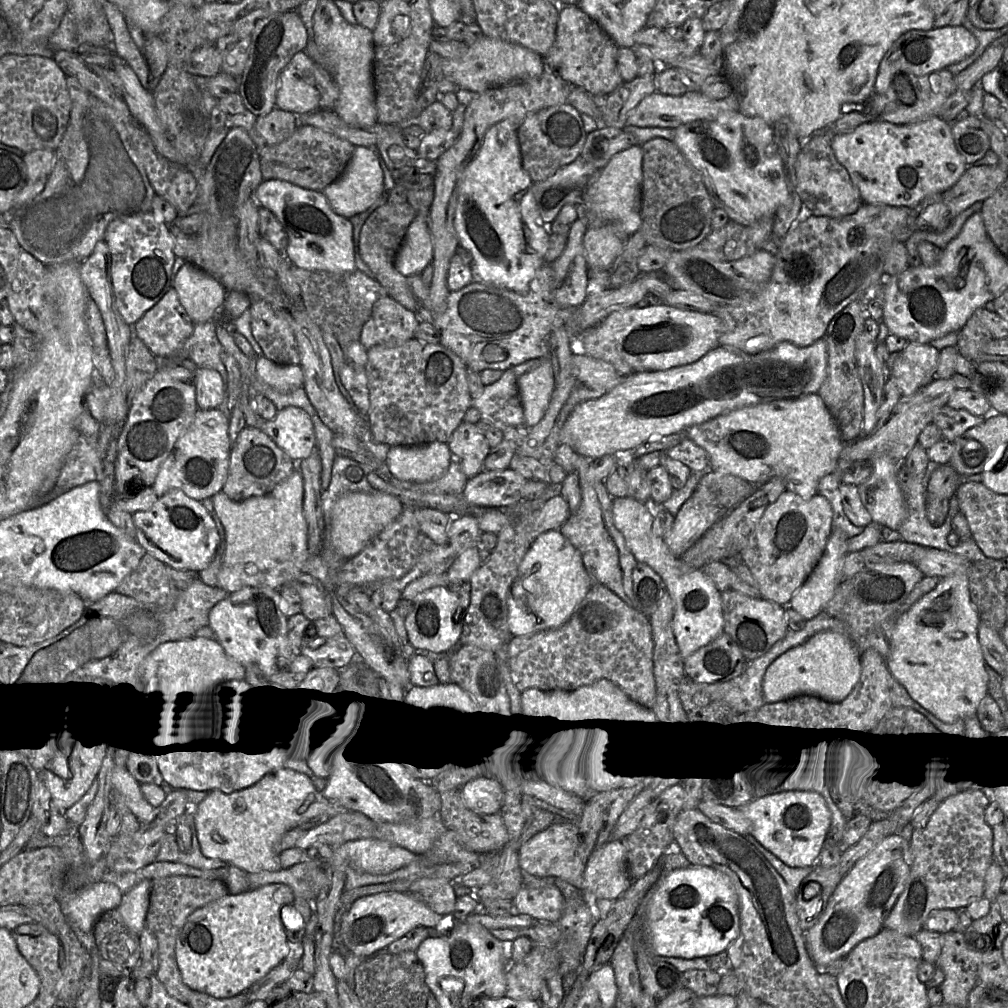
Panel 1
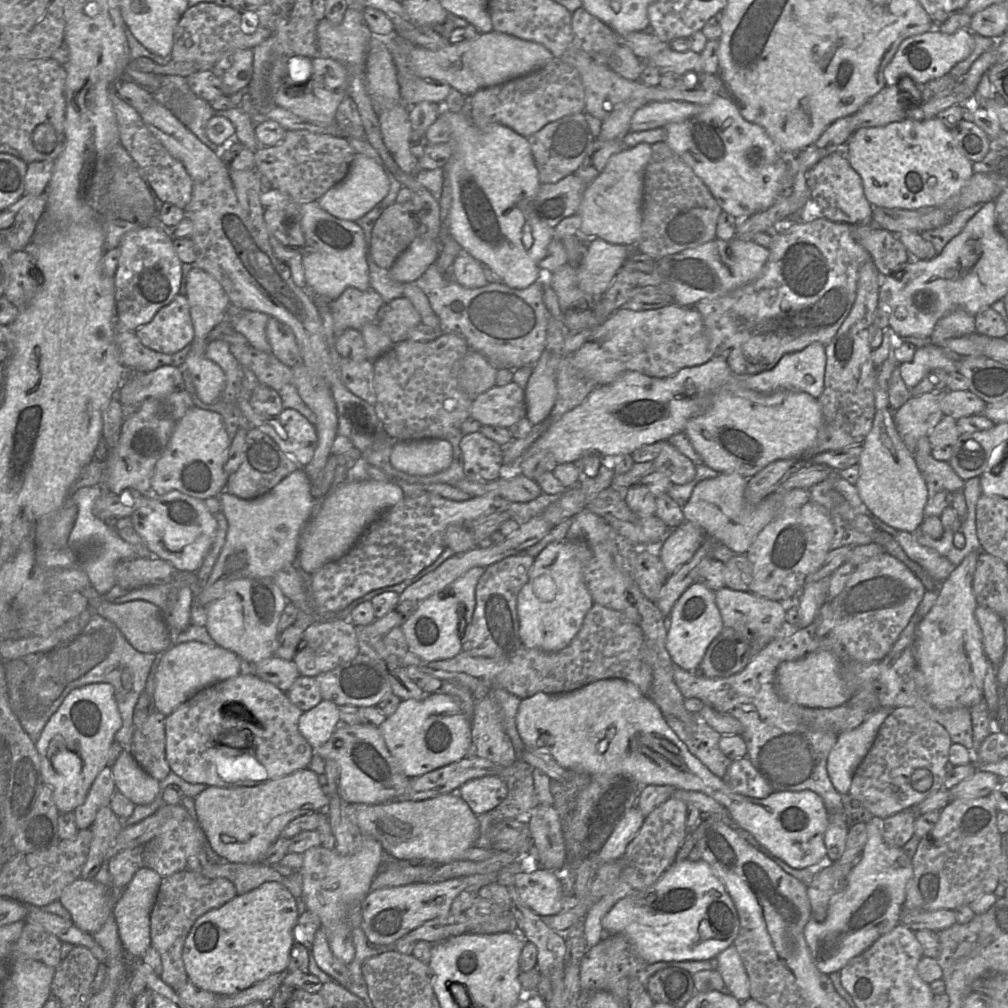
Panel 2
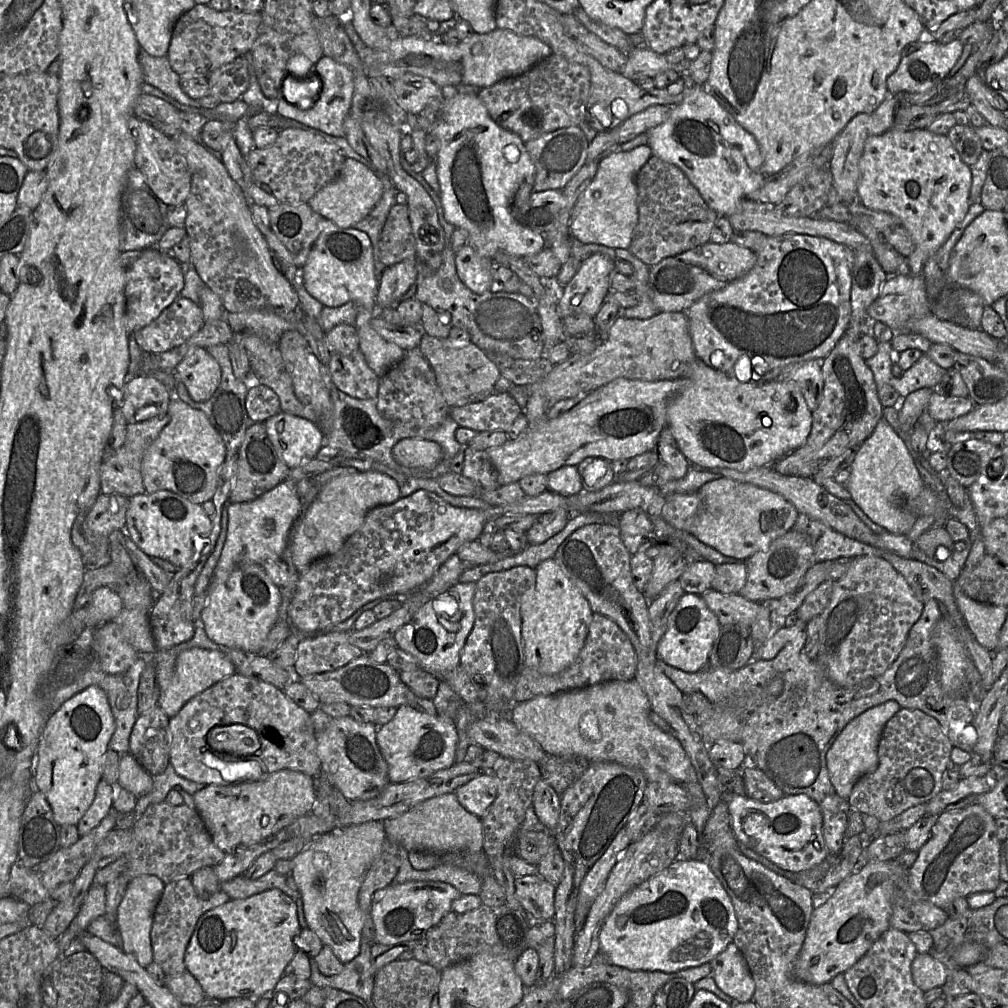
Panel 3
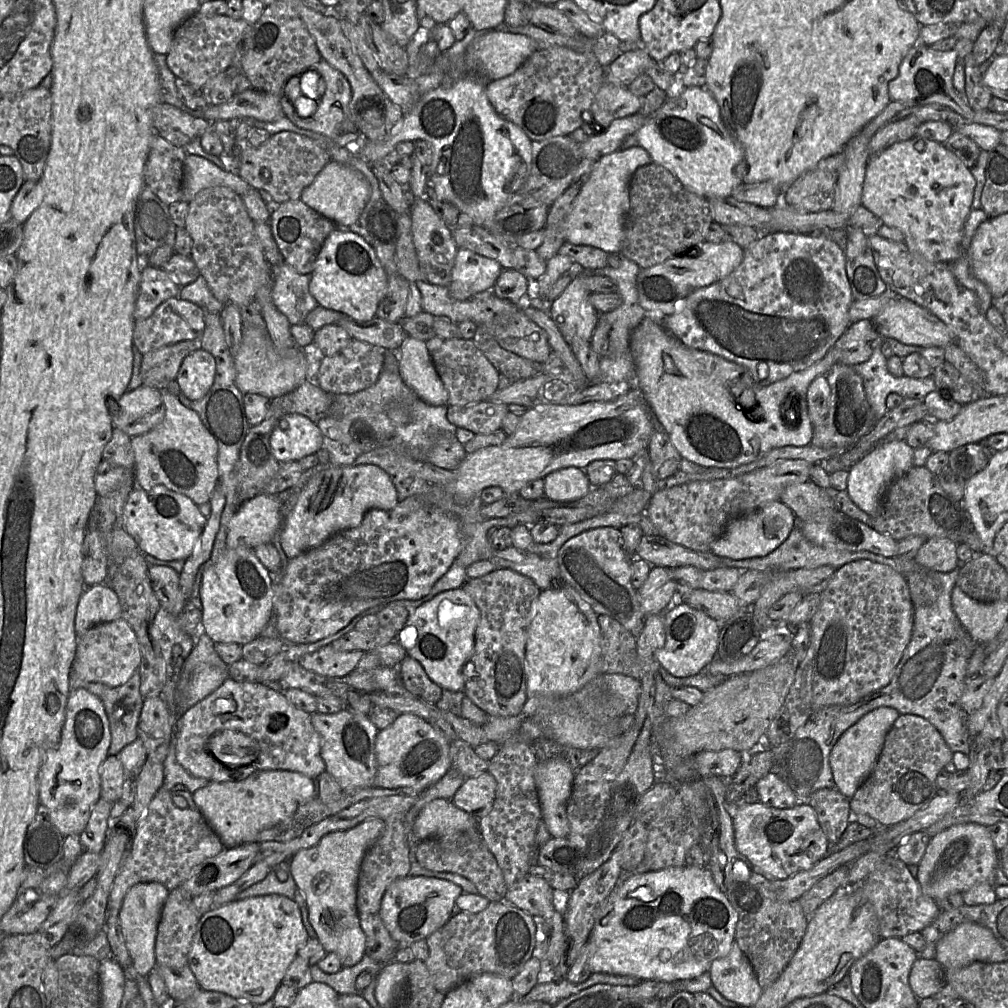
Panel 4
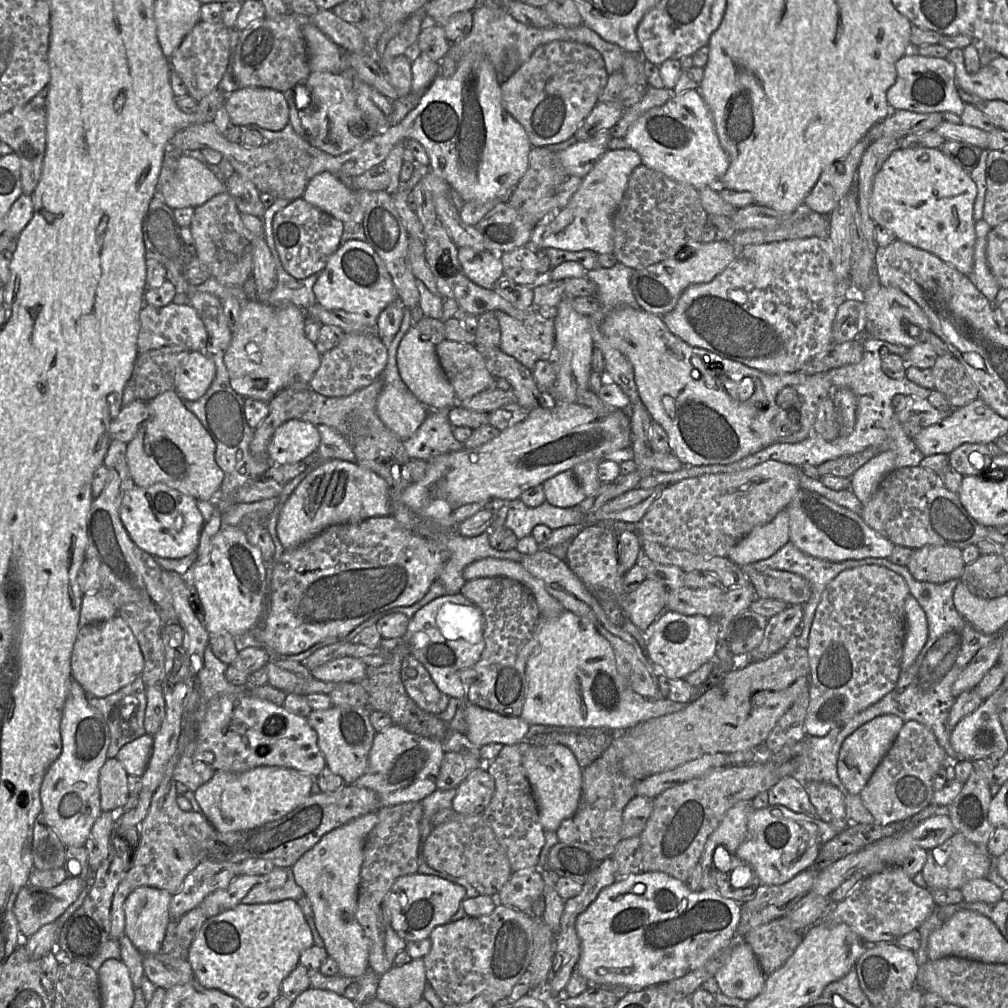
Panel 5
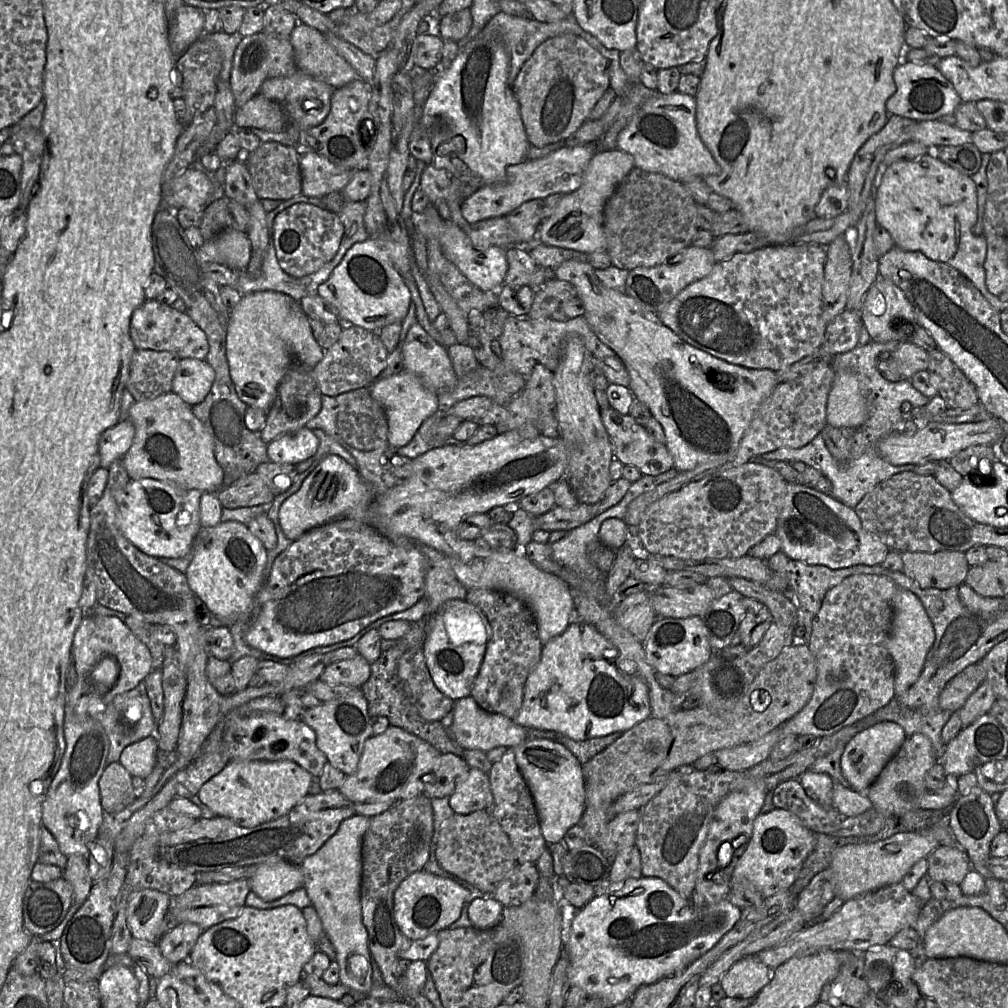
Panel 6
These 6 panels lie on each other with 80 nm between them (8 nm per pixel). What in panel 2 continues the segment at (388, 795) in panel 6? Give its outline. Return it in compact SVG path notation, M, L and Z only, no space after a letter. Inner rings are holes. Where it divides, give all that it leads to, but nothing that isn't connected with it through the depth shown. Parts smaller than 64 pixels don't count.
M440 692L427 694L423 700L401 700L397 710L378 729L408 778L422 776L465 758L472 744L471 719L452 696Z

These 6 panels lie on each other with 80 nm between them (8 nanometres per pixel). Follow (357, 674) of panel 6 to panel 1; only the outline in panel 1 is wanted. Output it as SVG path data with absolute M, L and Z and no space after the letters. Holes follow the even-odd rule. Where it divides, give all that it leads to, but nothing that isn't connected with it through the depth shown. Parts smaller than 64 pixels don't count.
M328 615L305 628L301 646L292 657L308 670L339 670L354 661L355 649L338 621Z

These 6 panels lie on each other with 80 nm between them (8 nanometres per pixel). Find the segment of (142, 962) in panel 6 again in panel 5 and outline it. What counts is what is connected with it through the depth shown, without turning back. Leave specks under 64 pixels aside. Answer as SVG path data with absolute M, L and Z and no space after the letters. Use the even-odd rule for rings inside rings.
M162 952L143 956L145 975L157 987L166 990L194 979L194 972L186 958L177 958Z

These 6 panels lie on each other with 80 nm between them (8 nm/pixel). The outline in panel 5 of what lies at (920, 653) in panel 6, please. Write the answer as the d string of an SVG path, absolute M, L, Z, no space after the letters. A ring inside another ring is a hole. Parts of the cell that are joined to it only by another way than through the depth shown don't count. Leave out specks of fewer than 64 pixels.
M909 594L906 597L904 609L906 616L906 635L904 639L901 670L908 669L915 662L928 639L928 623L926 614L913 595Z

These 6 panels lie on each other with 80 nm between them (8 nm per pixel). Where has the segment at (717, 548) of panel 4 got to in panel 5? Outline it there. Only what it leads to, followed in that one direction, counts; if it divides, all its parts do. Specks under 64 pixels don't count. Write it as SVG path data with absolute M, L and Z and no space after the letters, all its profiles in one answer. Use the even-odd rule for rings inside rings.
M781 510L770 522L755 527L727 555L738 566L764 560L789 541L789 514Z

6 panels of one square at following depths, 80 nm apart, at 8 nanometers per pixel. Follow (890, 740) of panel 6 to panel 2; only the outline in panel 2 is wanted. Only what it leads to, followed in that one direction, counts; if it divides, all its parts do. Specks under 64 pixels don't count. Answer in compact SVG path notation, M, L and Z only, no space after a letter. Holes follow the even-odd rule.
M880 707L858 727L838 734L827 759L827 772L838 793L849 793L853 775L870 750L880 726L895 707Z

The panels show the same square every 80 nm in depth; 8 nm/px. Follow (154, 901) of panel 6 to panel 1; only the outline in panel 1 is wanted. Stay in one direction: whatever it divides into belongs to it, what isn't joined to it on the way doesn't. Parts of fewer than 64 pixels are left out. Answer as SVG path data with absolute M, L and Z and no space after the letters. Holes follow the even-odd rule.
M145 879L125 892L117 907L126 926L141 935L146 926L153 881Z

